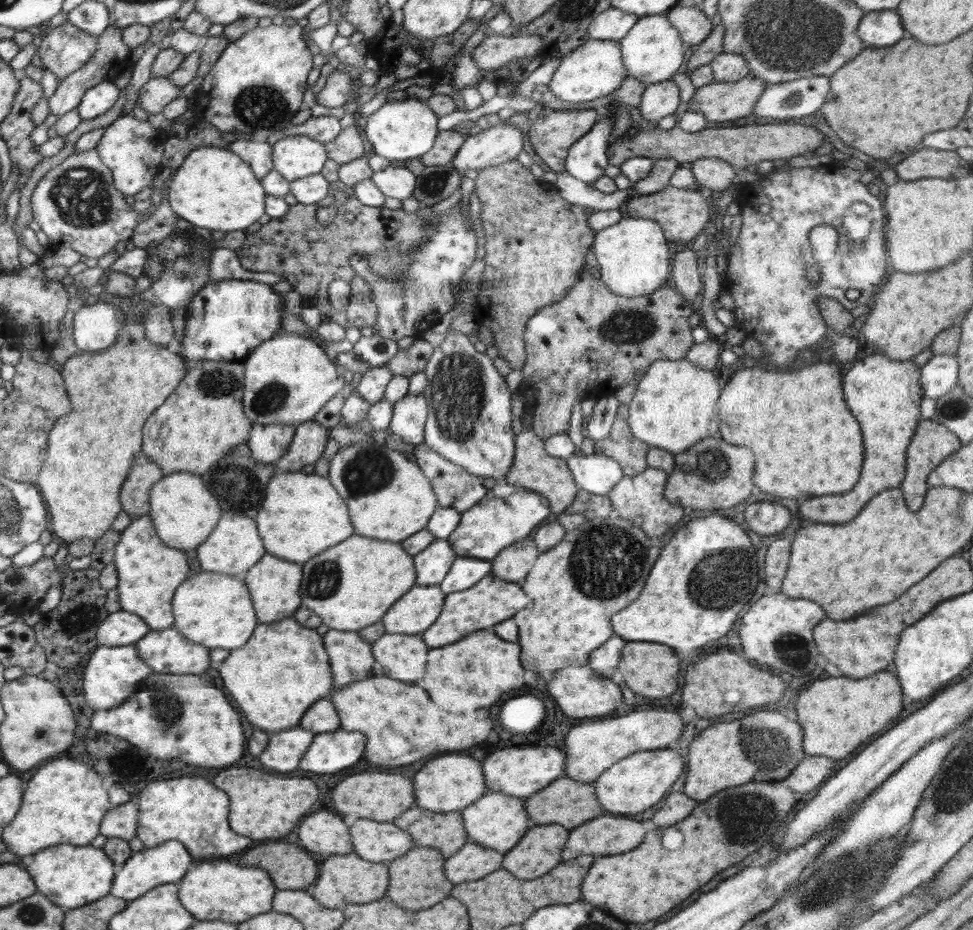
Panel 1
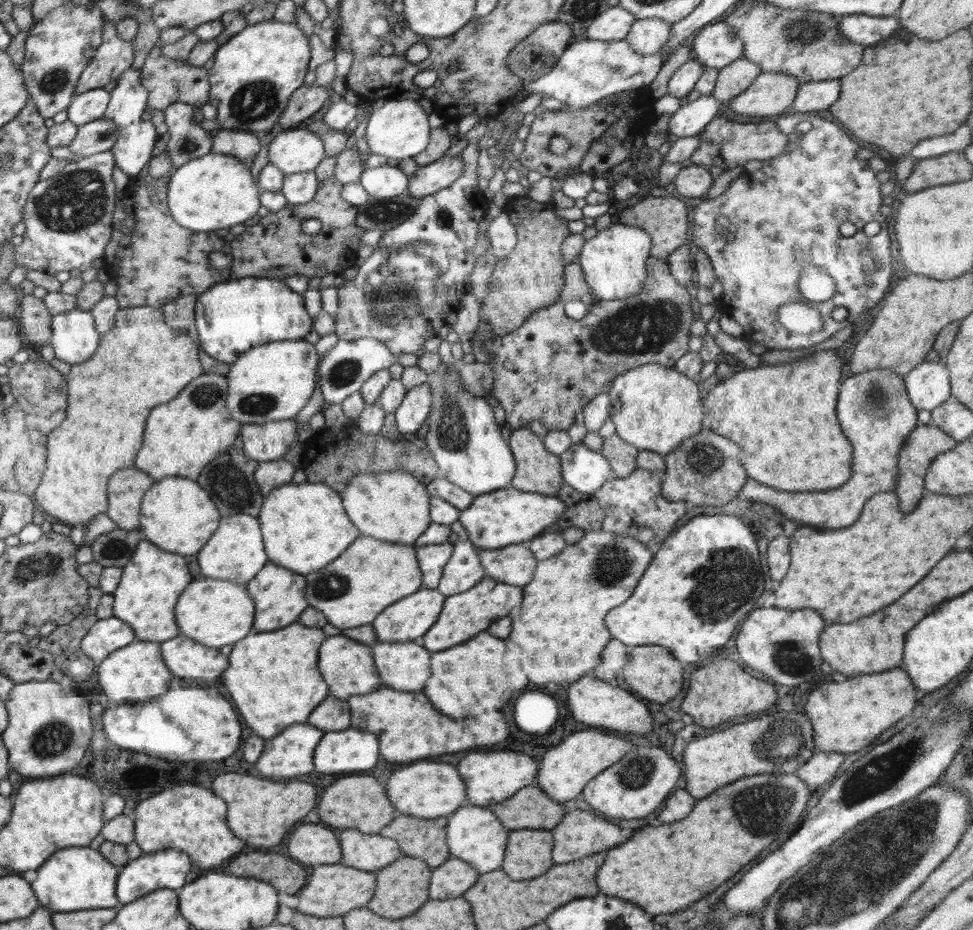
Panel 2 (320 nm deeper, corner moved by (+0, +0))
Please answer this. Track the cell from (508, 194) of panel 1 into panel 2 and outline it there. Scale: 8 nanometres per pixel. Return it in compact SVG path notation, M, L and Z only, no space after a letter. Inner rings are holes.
M530 195L510 198L504 212L517 232L517 243L508 256L497 261L489 278L490 292L480 300L480 323L470 338L472 352L469 361L473 363L490 363L493 356L483 348L483 342L520 328L534 311L555 303L564 286L567 265L561 255L561 246L571 235L569 221L556 216L551 201L534 201Z

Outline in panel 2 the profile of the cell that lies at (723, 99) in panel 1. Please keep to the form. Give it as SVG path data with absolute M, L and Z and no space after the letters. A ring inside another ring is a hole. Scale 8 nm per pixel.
M761 72L744 93L728 104L737 114L752 117L773 116L788 110L796 99L798 86L798 80L792 75Z

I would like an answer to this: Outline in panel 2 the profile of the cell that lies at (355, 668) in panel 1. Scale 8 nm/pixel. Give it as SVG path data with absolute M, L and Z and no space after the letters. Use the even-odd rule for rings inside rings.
M340 633L324 641L324 650L320 650L317 663L332 697L347 700L352 696L372 693L382 684L373 659L372 646L359 643Z

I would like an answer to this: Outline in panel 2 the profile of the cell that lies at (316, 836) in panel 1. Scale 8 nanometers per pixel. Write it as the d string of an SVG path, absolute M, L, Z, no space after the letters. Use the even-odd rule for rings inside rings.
M308 823L292 832L288 854L293 860L311 868L341 862L342 848L330 827L321 823Z

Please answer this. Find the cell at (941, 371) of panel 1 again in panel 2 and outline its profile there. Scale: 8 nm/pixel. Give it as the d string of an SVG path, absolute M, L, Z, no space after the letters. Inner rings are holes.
M944 360L919 364L904 376L907 397L920 410L934 410L951 395L949 370Z

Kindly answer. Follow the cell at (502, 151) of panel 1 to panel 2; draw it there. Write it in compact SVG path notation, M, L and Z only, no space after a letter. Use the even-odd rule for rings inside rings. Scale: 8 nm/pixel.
M460 154L456 157L439 159L428 164L409 176L407 192L418 199L427 199L441 188L446 188L454 182L464 170L464 161Z

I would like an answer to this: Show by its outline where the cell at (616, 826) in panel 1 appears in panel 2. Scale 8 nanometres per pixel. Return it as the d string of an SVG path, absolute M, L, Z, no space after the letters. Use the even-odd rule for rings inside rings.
M577 809L567 812L562 820L550 830L554 838L554 850L552 850L553 864L564 864L584 858L586 854L596 854L602 850L610 850L612 846L618 846L624 842L622 830L612 820L605 820L597 817L595 811L584 811Z

